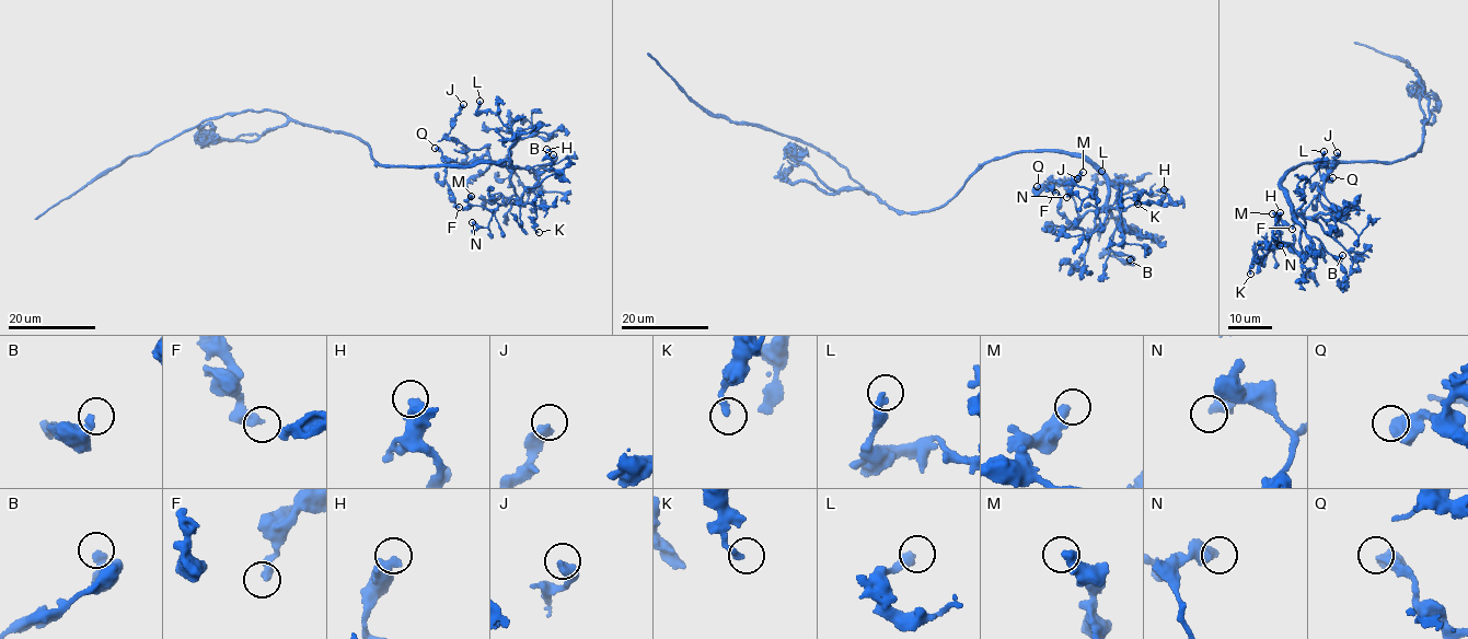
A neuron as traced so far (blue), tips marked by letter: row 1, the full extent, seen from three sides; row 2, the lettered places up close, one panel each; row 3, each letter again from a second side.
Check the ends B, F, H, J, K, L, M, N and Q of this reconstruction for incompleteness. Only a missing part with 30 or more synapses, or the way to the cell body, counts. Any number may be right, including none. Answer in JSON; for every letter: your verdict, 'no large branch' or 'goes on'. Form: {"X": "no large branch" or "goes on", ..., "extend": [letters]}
{"B": "no large branch", "F": "no large branch", "H": "no large branch", "J": "no large branch", "K": "no large branch", "L": "no large branch", "M": "no large branch", "N": "no large branch", "Q": "no large branch", "extend": []}

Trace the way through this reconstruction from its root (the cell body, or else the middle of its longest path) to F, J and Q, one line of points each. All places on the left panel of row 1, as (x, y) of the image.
F: (358, 138), (378, 164), (505, 162), (486, 154), (448, 164), (444, 177), (459, 207)
J: (358, 138), (378, 164), (501, 165), (490, 162), (486, 146), (474, 150), (449, 137), (463, 104)
Q: (358, 138), (378, 164), (457, 169), (505, 162), (490, 162), (486, 154), (464, 165), (435, 148)

